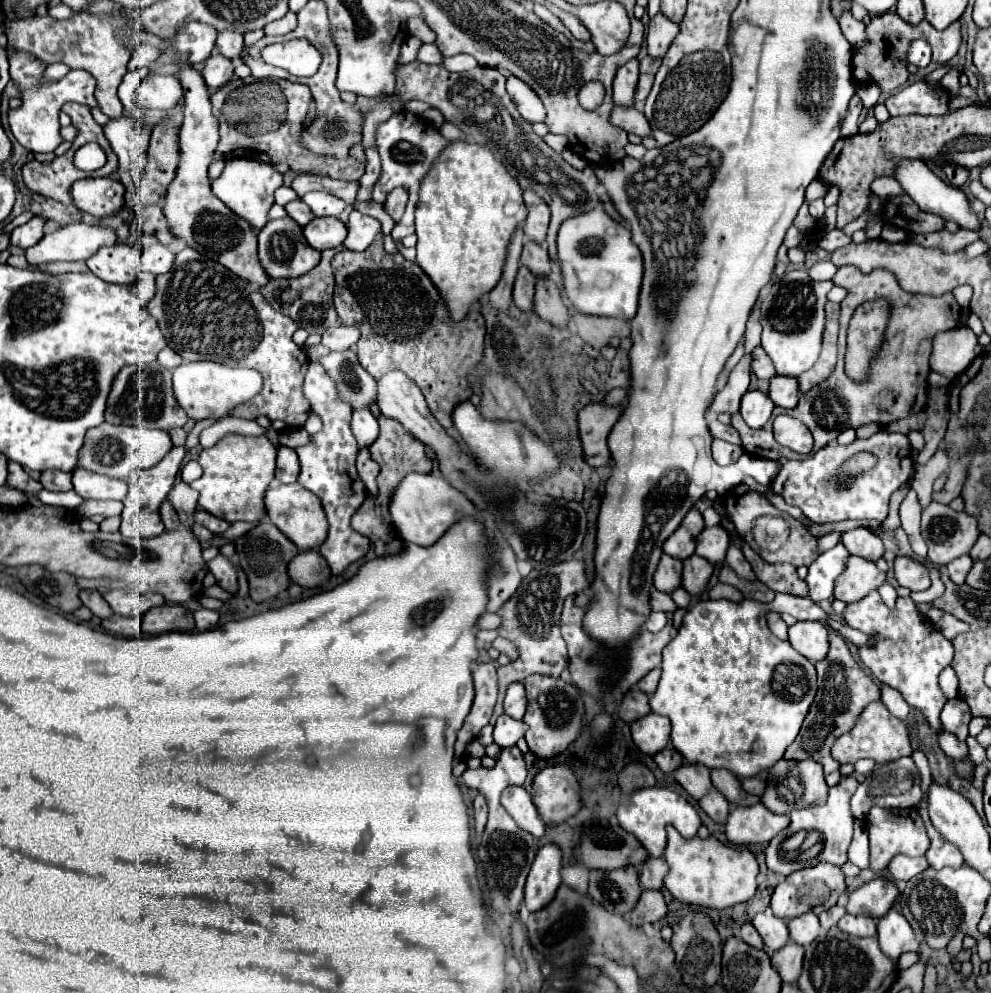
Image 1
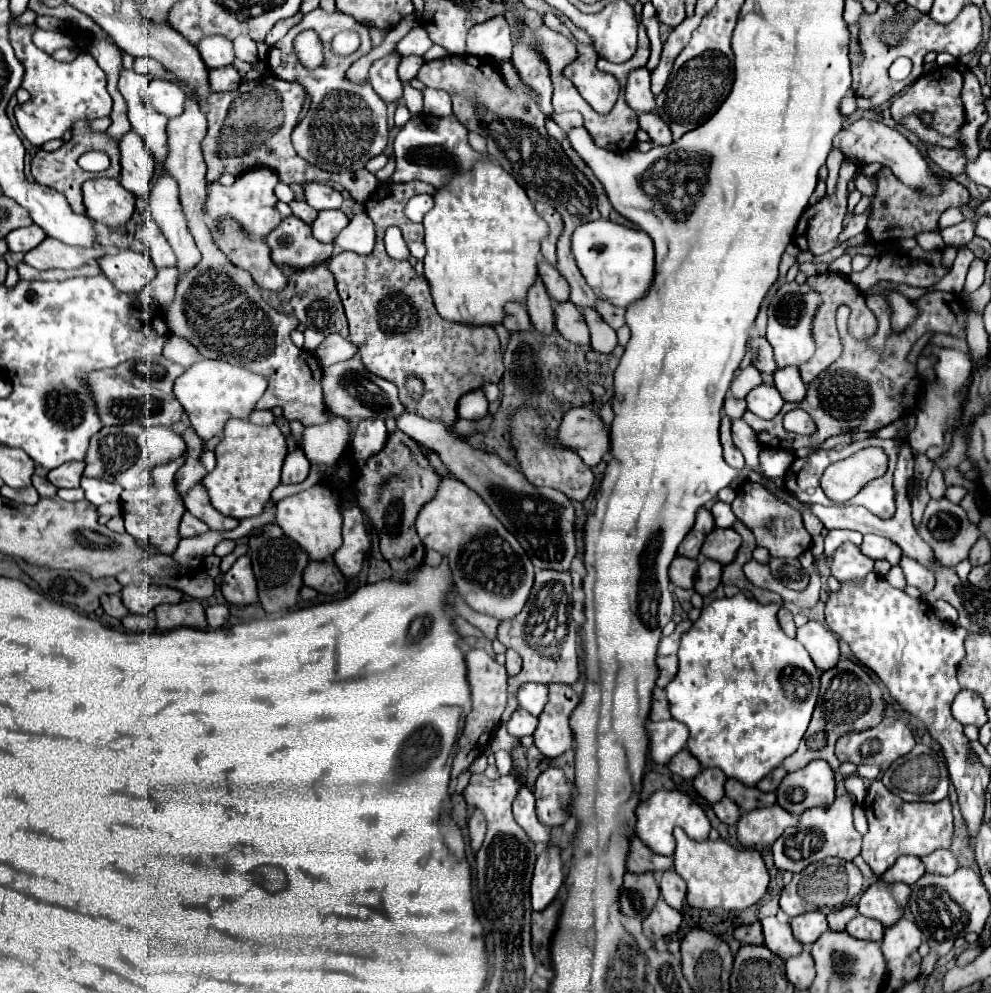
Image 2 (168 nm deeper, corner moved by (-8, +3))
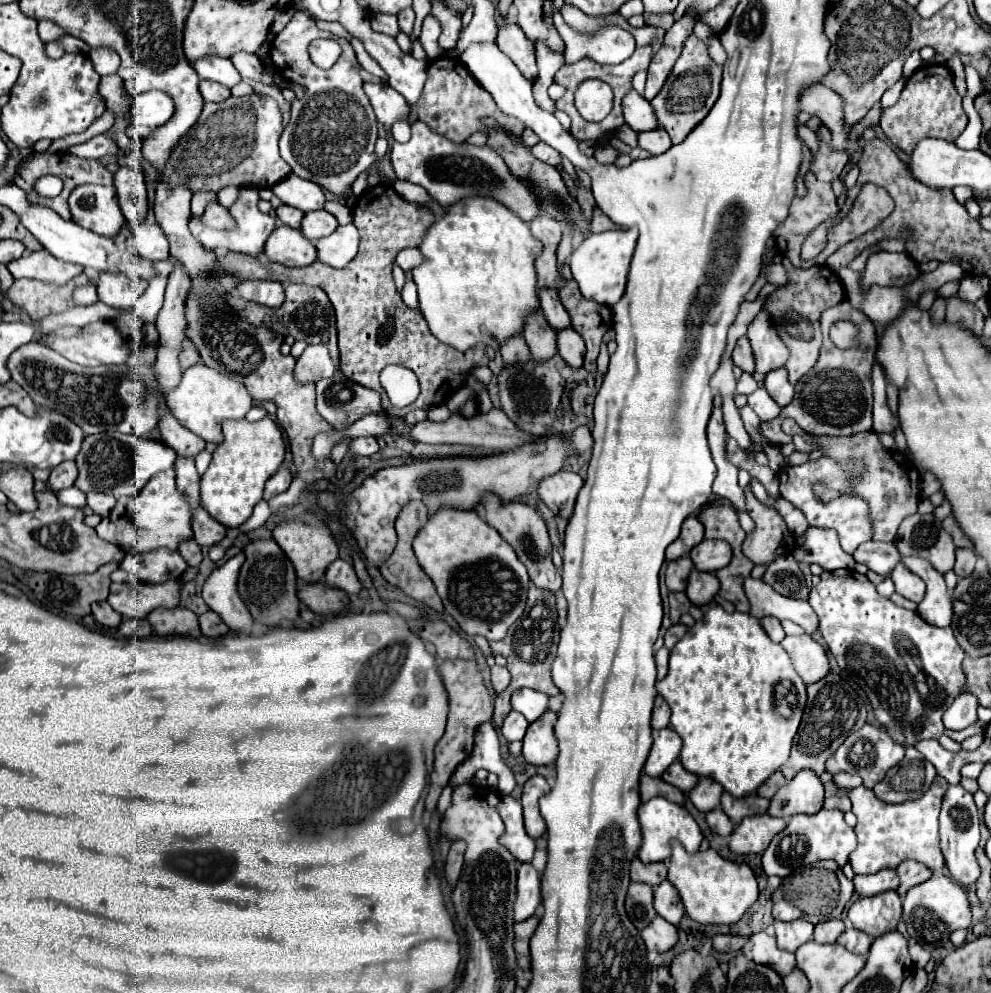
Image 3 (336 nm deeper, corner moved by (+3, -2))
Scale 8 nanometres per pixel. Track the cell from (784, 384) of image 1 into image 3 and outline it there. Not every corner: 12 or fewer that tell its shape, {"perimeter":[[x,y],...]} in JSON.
{"perimeter":[[783,367],[767,373],[765,389],[781,407],[791,403],[793,385]]}

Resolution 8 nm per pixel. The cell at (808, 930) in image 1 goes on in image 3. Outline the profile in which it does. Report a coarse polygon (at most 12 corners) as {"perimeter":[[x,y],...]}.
{"perimeter":[[805,919],[775,921],[777,945],[797,951],[813,939],[813,923]]}

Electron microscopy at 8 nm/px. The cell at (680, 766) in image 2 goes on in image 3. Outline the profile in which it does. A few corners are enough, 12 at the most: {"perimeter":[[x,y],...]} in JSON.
{"perimeter":[[679,761],[661,775],[663,781],[691,791],[697,775],[683,769]]}

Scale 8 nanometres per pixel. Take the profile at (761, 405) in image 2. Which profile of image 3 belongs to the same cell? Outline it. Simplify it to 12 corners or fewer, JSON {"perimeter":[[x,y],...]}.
{"perimeter":[[763,387],[747,395],[761,421],[771,421],[781,407]]}

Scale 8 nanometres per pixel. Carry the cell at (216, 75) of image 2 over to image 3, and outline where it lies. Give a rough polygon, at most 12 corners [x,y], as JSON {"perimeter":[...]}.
{"perimeter":[[201,81],[205,101],[225,101],[231,95],[227,87]]}

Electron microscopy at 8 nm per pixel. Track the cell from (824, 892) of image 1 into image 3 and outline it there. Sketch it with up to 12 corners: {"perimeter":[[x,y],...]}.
{"perimeter":[[841,869],[783,879],[773,917],[813,925],[839,917],[853,895]]}

